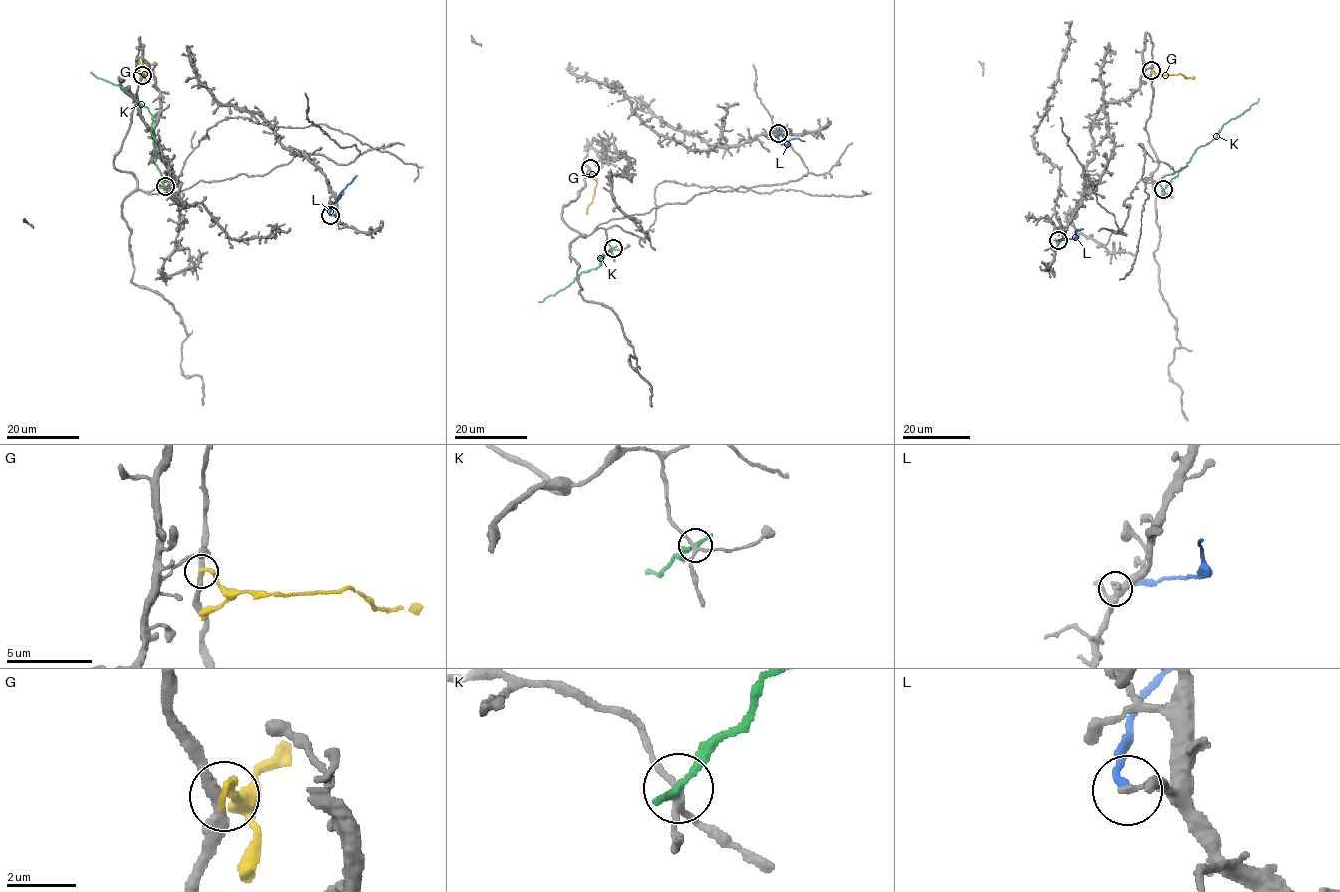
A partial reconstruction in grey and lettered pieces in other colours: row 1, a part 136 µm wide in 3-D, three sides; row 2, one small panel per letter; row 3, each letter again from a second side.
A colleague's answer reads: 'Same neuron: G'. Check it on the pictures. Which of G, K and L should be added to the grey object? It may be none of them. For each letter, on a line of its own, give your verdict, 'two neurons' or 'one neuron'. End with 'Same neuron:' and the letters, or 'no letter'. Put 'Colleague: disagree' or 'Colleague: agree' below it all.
G: two neurons
K: two neurons
L: two neurons
Same neuron: no letter
Colleague: disagree

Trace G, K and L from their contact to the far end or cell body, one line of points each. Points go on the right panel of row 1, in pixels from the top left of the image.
G: (1151, 70), (1155, 74), (1195, 77)
K: (1164, 189), (1196, 149), (1212, 141), (1224, 124), (1248, 109), (1259, 98)
L: (1058, 240), (1073, 238), (1074, 231), (1083, 229)

